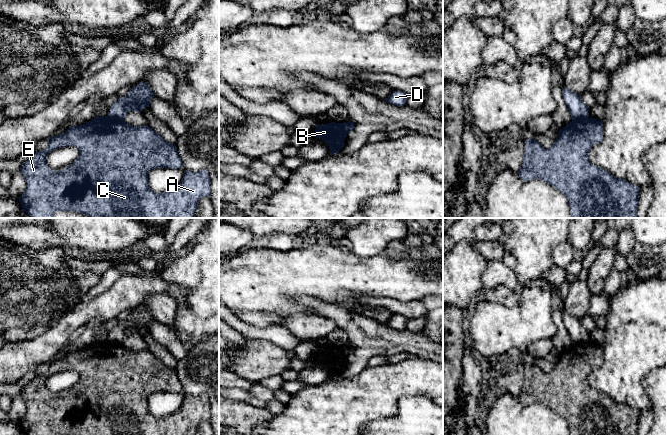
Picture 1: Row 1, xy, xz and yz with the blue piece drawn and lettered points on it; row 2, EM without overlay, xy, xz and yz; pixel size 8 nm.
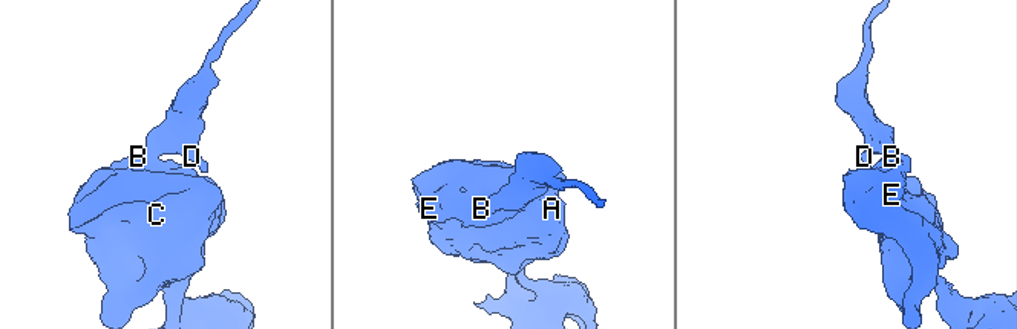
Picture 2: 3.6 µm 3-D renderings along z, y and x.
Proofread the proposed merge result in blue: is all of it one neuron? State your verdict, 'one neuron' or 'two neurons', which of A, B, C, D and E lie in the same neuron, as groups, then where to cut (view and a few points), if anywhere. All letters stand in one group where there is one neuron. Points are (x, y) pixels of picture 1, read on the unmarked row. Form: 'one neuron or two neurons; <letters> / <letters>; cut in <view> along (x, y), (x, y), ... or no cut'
two neurons; A B C E / D; cut in yz along (588, 341), (572, 344)

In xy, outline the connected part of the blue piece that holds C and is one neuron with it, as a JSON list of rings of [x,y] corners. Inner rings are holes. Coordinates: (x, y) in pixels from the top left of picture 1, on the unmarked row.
[[[95,340],[91,345],[86,346],[80,350],[72,350],[66,354],[65,357],[52,360],[48,363],[49,367],[45,374],[37,375],[31,382],[23,387],[20,392],[22,399],[26,405],[26,412],[24,417],[18,422],[23,435],[196,435],[199,424],[202,421],[210,420],[210,400],[207,393],[200,394],[198,396],[192,396],[184,394],[184,399],[181,406],[173,413],[165,415],[163,417],[155,417],[149,410],[148,398],[149,395],[154,392],[170,392],[180,393],[183,392],[182,384],[179,381],[175,368],[166,366],[159,358],[157,358],[149,350],[133,350],[126,347],[124,344],[111,343],[108,340],[99,341]],[[74,370],[79,374],[78,382],[72,389],[64,392],[58,396],[50,393],[46,387],[47,379],[55,373]]]

